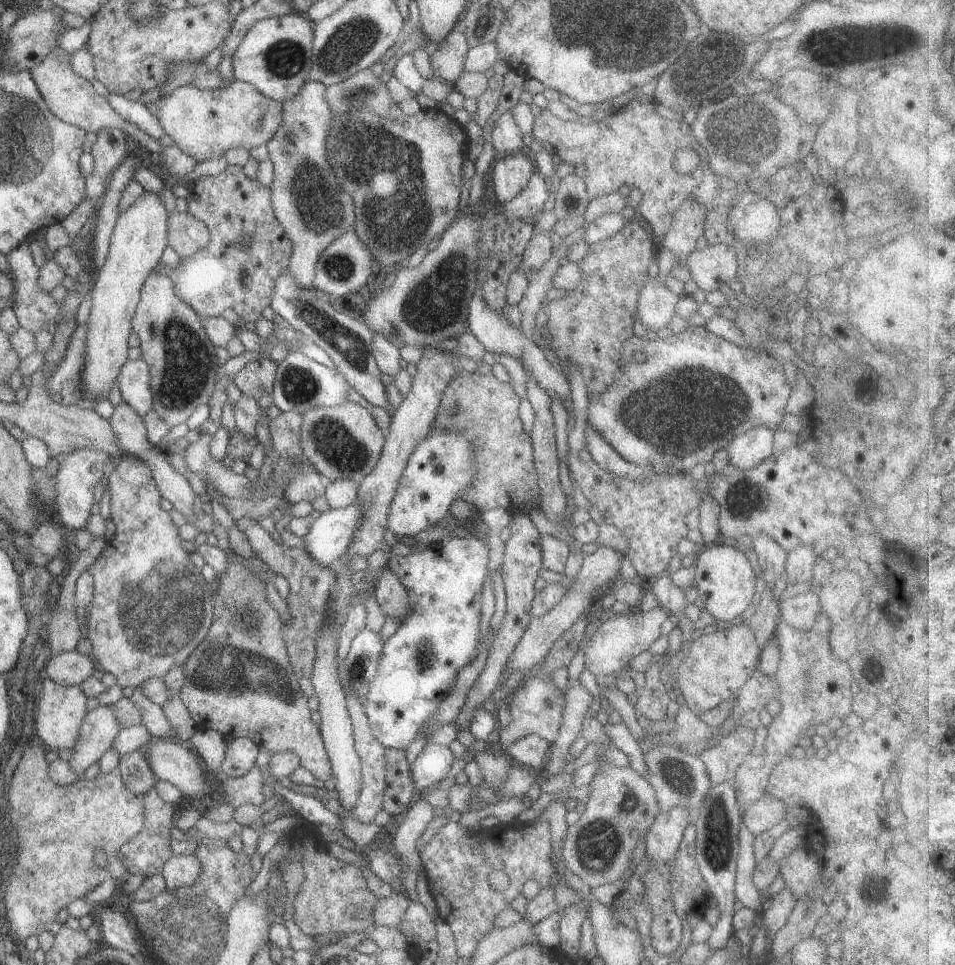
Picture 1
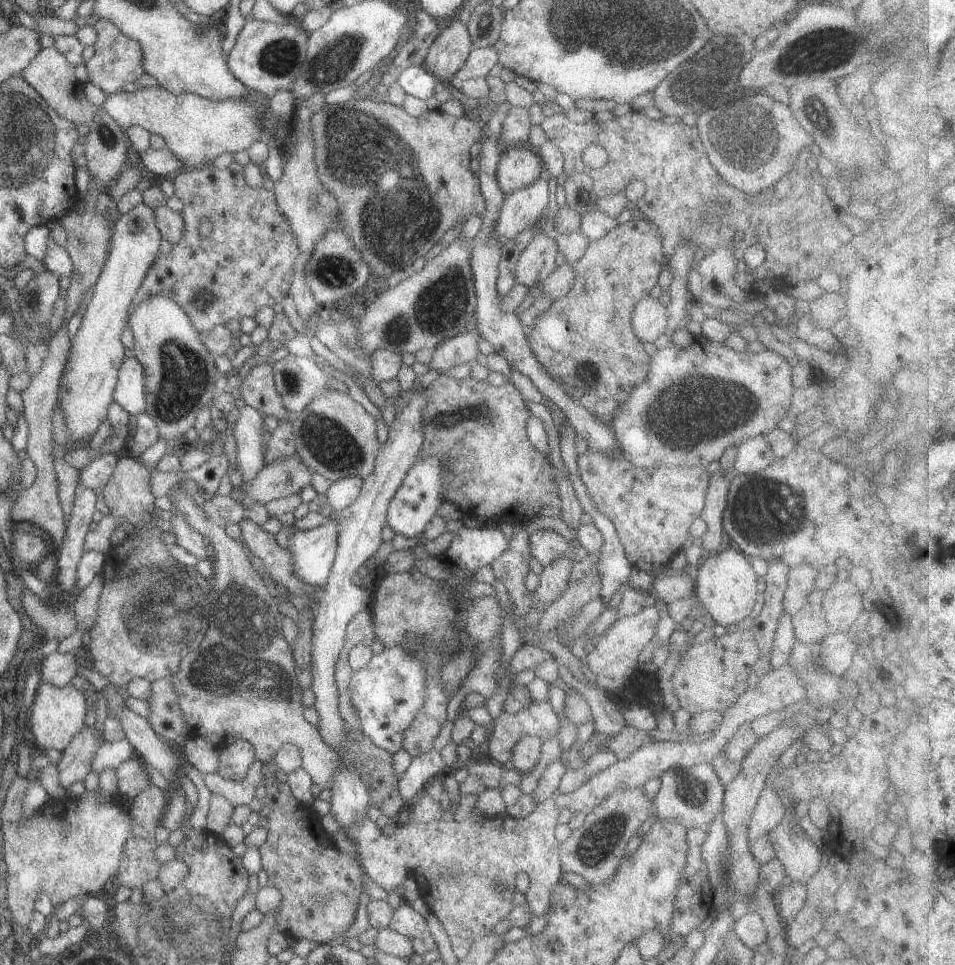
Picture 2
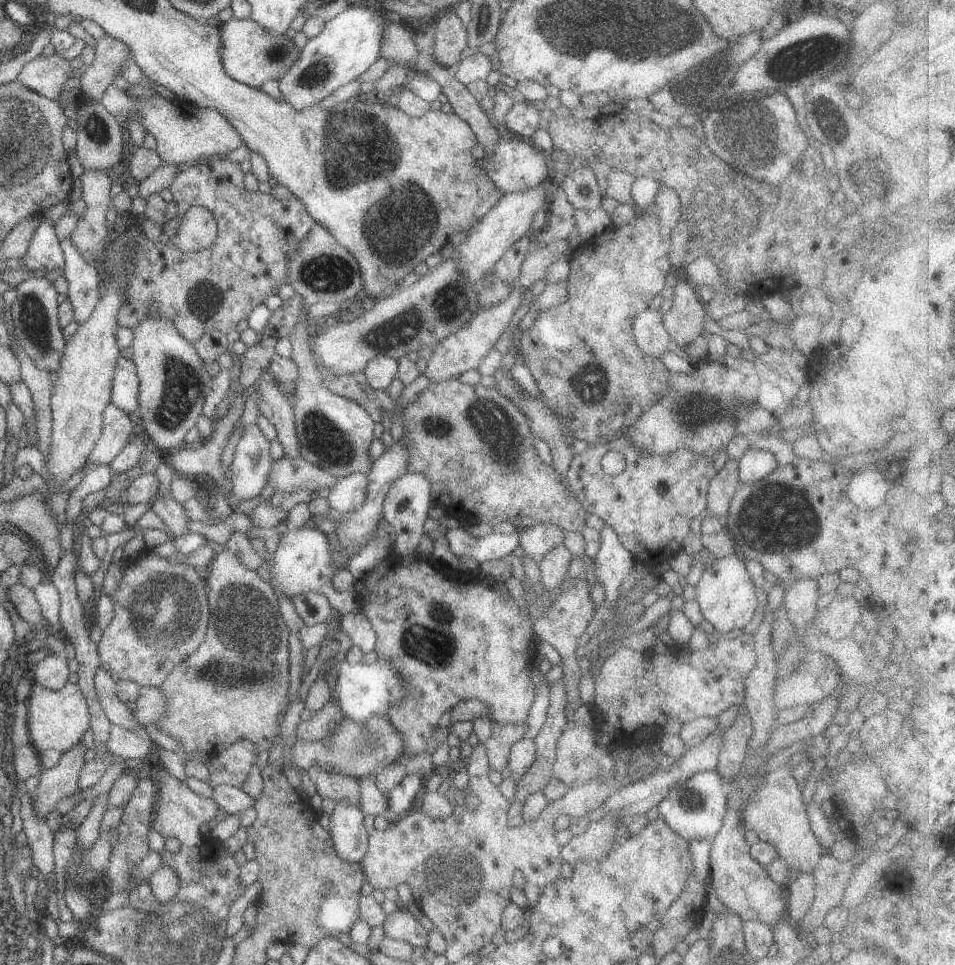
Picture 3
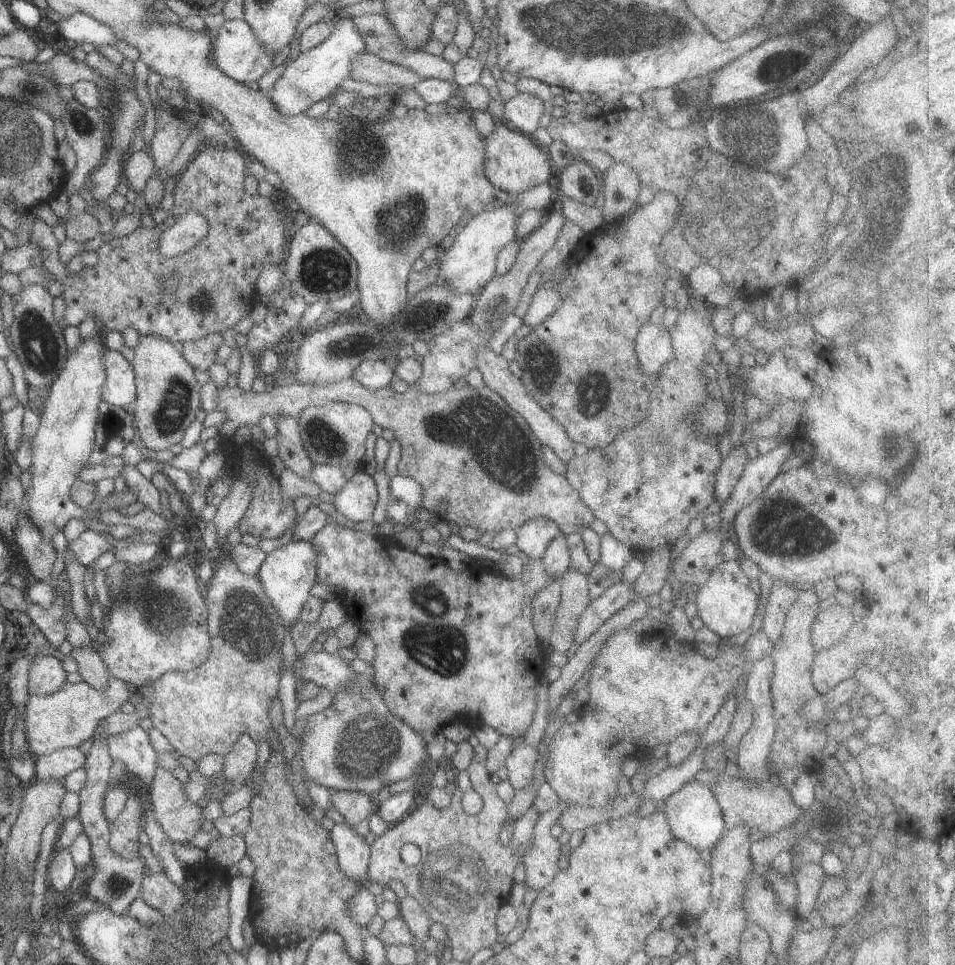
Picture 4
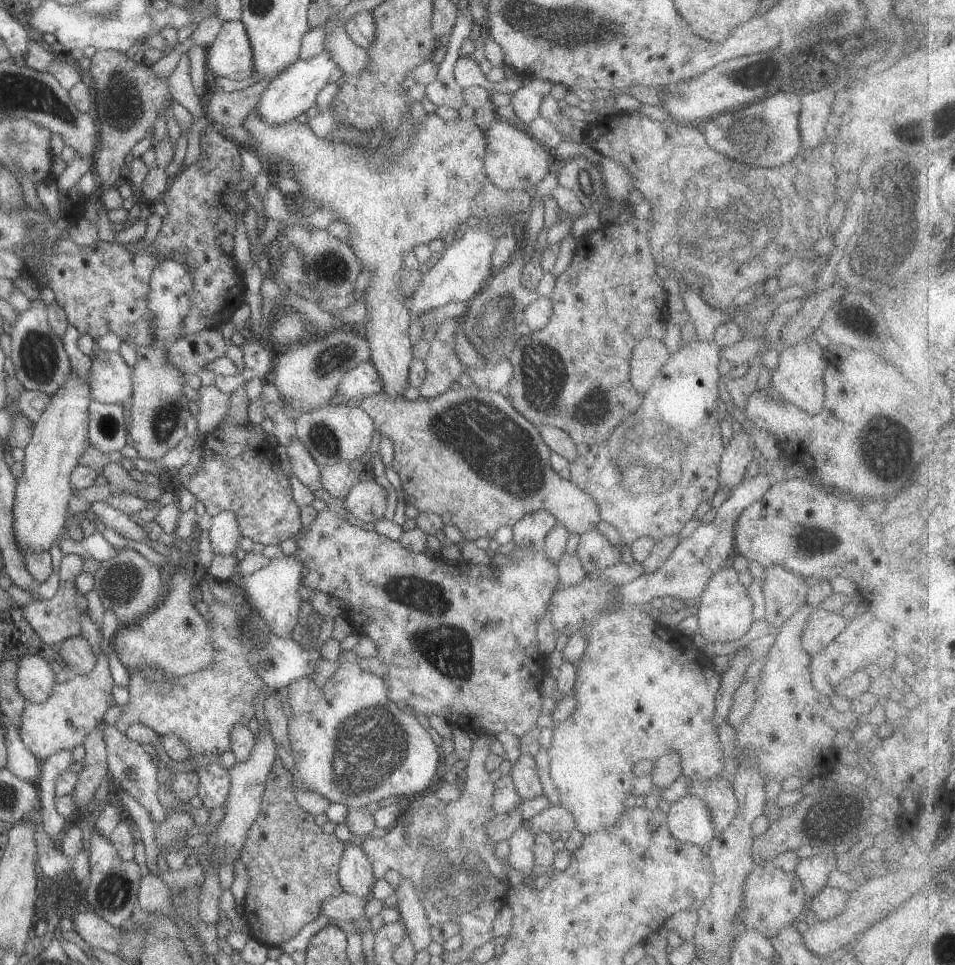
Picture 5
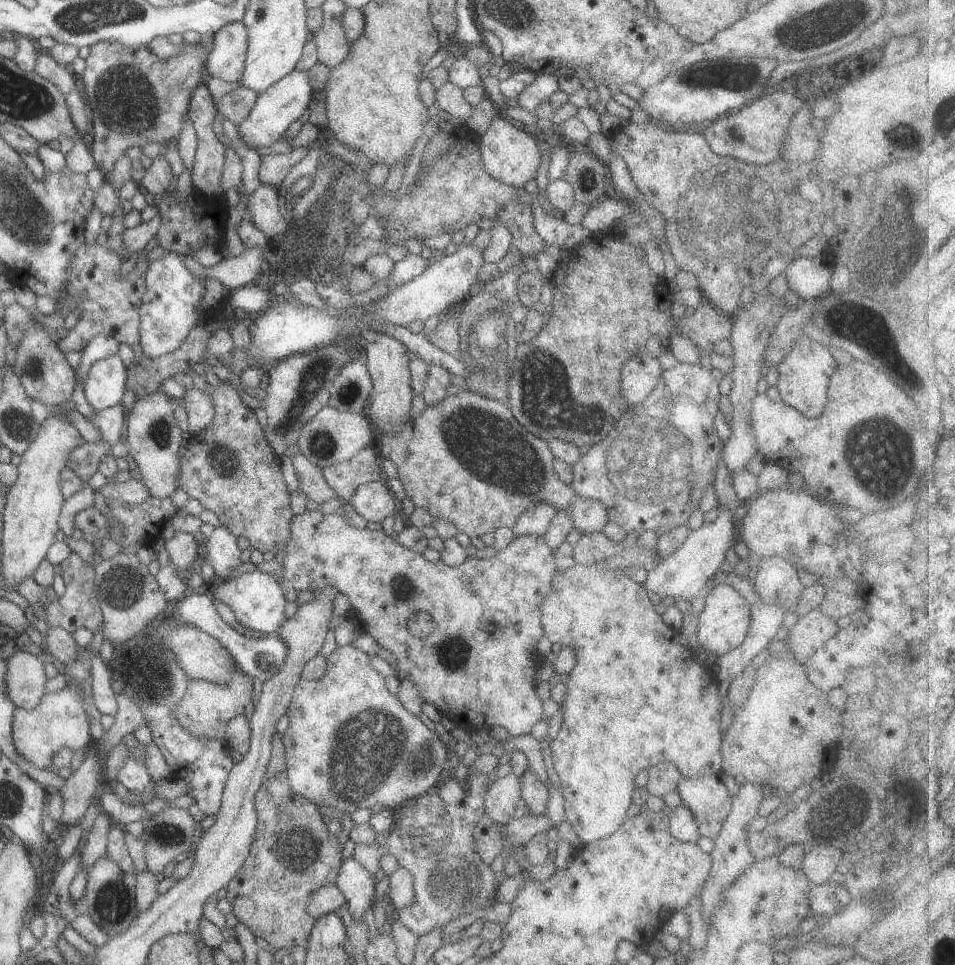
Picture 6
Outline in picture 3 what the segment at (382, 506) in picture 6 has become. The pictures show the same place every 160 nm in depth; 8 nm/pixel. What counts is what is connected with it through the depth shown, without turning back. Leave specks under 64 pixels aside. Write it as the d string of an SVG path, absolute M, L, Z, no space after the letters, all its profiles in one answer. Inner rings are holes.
M351 473L338 479L325 494L328 508L337 513L357 511L366 495L366 476Z

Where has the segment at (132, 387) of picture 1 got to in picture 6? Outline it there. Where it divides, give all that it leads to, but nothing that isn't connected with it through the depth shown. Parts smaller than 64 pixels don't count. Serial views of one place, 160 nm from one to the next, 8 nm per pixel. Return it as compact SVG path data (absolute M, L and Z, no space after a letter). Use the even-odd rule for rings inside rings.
M117 353L93 362L85 376L83 394L95 411L116 405L124 396L125 368Z

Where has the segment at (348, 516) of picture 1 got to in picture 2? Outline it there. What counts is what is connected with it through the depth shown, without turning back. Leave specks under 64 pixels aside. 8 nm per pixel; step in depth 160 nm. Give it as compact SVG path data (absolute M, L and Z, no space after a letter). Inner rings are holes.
M329 518L324 524L309 530L298 530L291 526L290 539L286 549L290 552L291 570L295 576L307 585L317 586L319 591L326 583L336 551L337 527L336 522Z

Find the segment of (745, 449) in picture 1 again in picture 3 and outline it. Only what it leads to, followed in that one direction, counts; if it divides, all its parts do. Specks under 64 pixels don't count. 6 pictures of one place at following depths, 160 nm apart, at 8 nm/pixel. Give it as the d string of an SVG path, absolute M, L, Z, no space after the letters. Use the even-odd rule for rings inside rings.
M746 449L737 461L738 481L741 485L748 485L760 481L778 465L776 458L769 451L761 449Z

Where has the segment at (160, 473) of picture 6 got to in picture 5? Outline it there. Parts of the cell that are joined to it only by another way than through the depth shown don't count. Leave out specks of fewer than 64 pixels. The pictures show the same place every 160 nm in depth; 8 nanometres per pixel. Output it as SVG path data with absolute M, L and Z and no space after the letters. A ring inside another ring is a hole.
M149 345L134 347L136 361L131 367L131 407L127 436L139 459L159 460L186 436L185 420L193 413L193 407L181 394L185 376L173 368L165 358L165 351Z

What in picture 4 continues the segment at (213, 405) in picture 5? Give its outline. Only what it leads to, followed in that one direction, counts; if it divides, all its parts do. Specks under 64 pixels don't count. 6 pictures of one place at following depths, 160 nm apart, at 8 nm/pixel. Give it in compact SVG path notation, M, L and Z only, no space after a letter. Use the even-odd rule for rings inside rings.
M350 377L325 382L325 384L300 384L287 381L284 385L277 385L263 392L241 392L233 384L219 387L214 411L221 411L229 420L235 420L238 426L251 427L264 415L275 418L277 415L296 416L300 410L308 405L317 405L325 402L351 403L364 408L372 418L374 424L383 428L391 427L393 438L400 446L400 458L396 469L402 477L413 479L420 486L420 501L418 506L425 508L434 519L444 522L453 522L459 528L471 526L481 533L493 534L503 529L514 529L529 519L543 517L553 521L561 534L580 533L593 522L594 515L589 507L578 497L577 491L566 481L564 475L554 473L543 460L542 444L535 440L535 436L523 418L509 410L500 396L488 386L472 388L451 386L447 390L435 393L418 393L412 387L403 394L395 394L388 388L368 390L357 384ZM473 402L477 404L477 418L473 426Z

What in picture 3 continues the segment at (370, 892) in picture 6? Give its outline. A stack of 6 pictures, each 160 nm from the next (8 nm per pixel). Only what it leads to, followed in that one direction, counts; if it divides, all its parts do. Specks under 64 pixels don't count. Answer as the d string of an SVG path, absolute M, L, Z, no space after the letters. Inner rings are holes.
M344 800L337 801L329 818L328 834L335 854L341 860L359 863L367 850L368 837L359 807Z

